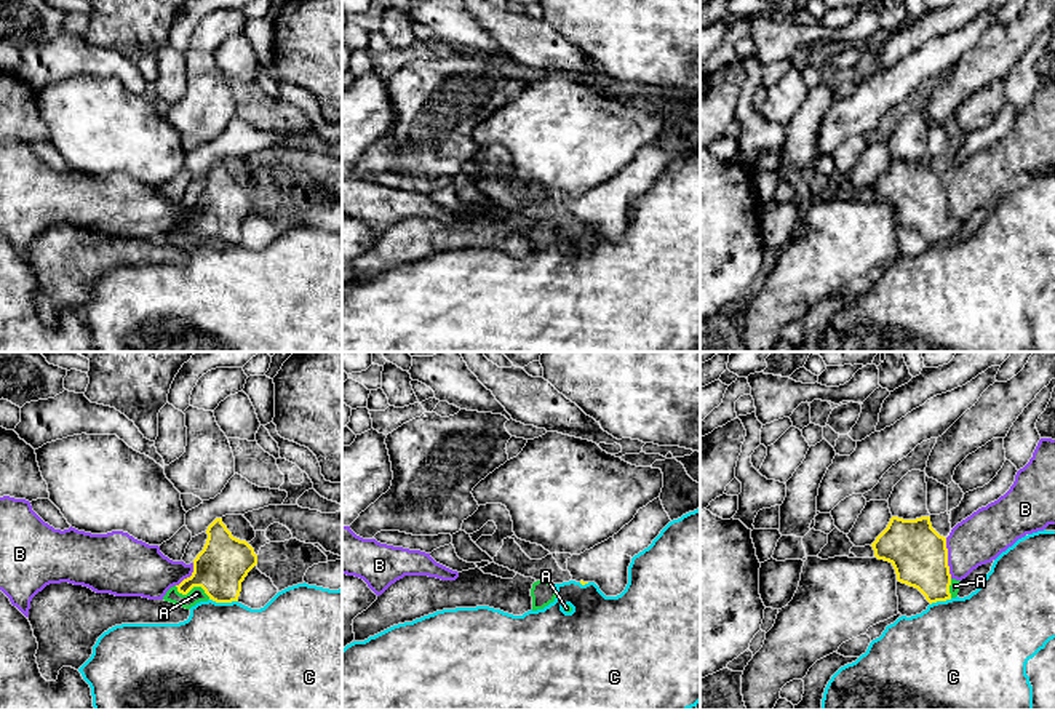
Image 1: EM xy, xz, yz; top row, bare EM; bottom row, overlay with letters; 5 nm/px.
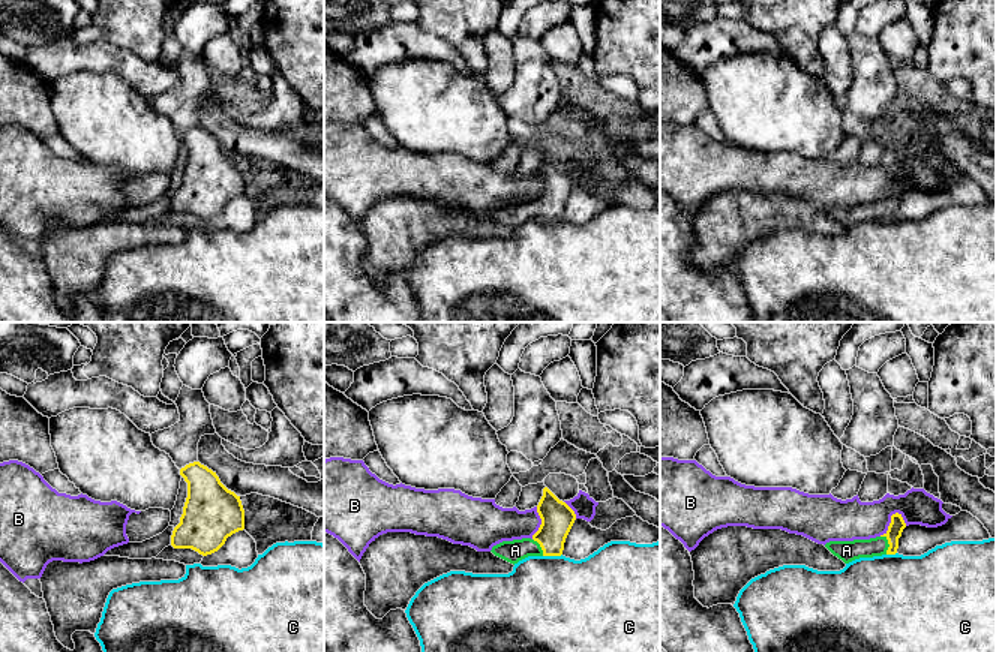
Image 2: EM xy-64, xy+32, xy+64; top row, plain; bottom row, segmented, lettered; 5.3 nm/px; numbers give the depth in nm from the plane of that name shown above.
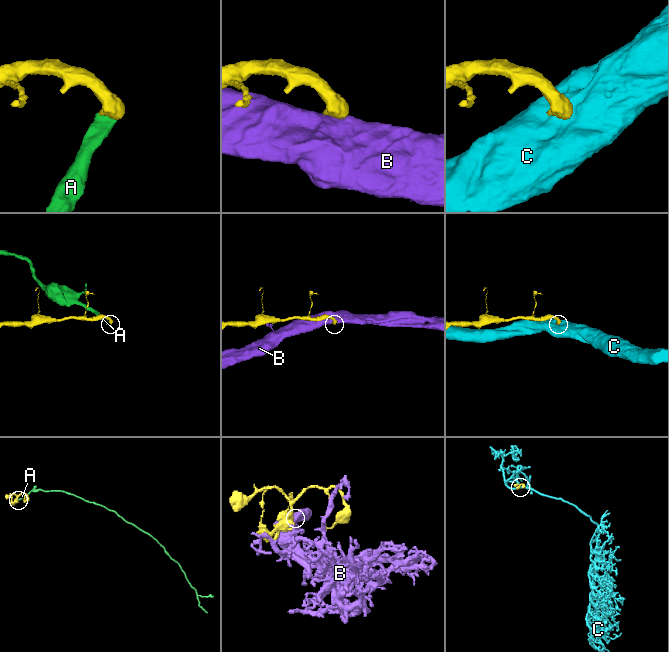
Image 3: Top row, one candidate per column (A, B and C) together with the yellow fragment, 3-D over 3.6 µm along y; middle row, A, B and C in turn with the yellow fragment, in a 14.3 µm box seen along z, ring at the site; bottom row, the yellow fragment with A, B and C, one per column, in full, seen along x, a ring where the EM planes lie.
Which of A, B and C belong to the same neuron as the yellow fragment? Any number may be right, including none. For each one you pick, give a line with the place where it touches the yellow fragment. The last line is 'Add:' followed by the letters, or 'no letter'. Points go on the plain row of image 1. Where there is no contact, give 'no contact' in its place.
A: contact xy (192, 229)
Add: A

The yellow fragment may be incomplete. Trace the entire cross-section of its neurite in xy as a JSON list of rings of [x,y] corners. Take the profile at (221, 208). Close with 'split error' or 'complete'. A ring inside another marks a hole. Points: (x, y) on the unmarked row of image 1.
[[[216,160],[206,171],[208,181],[193,201],[193,214],[179,227],[171,229],[165,243],[190,251],[200,243],[238,243],[241,224],[257,206],[254,190],[232,178],[222,160]]]; split error

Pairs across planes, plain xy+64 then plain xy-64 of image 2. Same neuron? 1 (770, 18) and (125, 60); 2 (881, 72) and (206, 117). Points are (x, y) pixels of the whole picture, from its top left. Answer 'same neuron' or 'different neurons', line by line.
1: different neurons
2: different neurons

